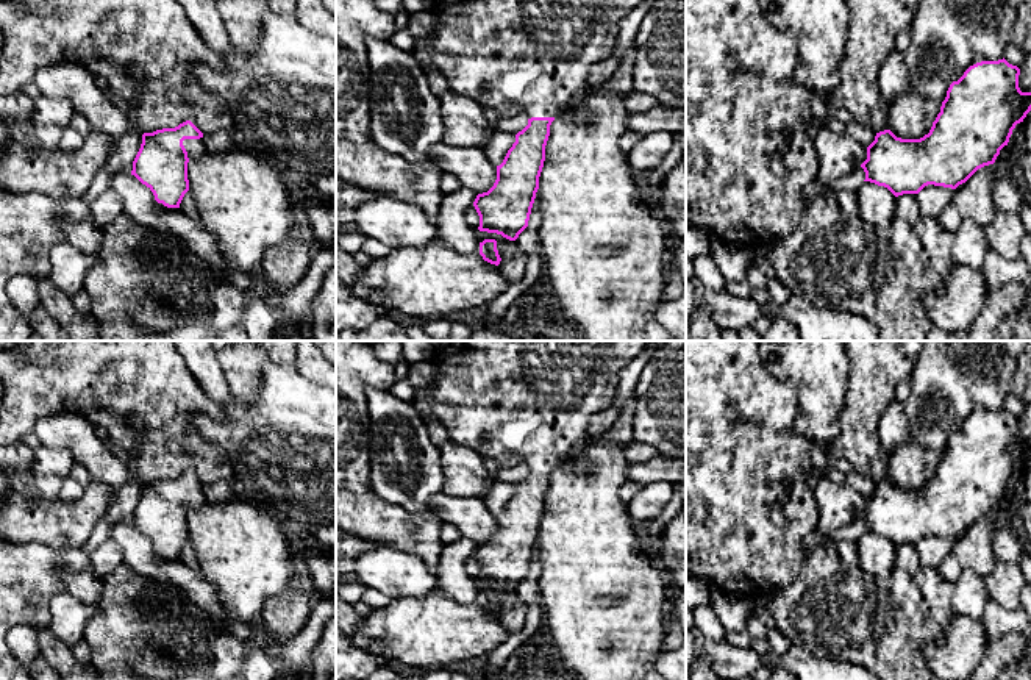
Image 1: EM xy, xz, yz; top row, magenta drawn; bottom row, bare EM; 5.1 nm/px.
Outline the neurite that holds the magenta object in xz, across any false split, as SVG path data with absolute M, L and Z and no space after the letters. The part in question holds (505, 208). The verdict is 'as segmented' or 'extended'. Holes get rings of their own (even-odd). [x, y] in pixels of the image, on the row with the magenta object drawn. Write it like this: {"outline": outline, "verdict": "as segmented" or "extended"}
{"outline": "M436 0L439 19L433 42L416 41L412 55L426 70L436 69L448 81L448 89L462 94L481 108L492 109L498 120L525 116L528 125L516 134L503 163L497 166L494 186L478 194L473 206L480 216L480 231L497 233L516 241L528 227L545 161L550 125L572 109L572 103L589 89L589 69L612 55L620 20L642 0Z", "verdict": "extended"}

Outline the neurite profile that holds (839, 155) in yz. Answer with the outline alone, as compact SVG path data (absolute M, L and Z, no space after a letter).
M822 127L814 139L819 155L817 180L828 186L833 180L851 174L867 159L867 147L848 134L837 134L828 127Z

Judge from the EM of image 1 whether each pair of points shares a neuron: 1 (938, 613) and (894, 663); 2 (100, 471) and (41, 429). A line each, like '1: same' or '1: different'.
1: different
2: same

